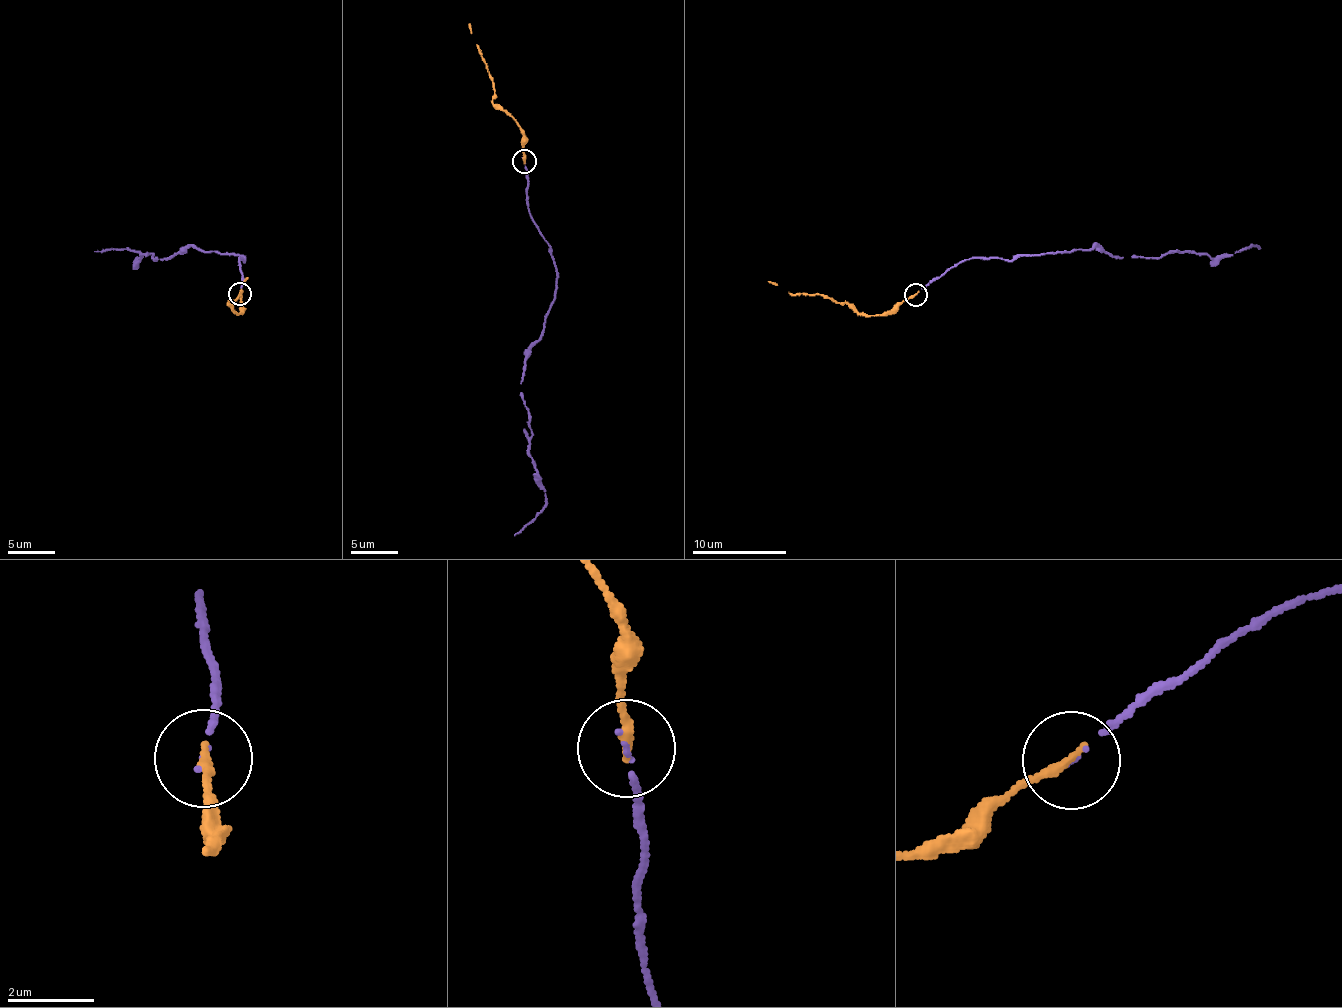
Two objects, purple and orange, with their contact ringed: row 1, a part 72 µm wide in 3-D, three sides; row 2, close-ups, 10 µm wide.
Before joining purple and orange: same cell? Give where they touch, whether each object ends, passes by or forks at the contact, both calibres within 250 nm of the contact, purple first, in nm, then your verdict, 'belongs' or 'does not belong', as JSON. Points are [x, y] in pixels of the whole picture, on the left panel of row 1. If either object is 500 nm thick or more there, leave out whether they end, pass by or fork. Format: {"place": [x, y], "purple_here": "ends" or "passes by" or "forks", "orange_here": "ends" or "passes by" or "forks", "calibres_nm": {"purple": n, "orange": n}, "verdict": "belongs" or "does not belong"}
{"place": [240, 293], "purple_here": "ends", "orange_here": "ends", "calibres_nm": {"purple": 70, "orange": 200}, "verdict": "belongs"}

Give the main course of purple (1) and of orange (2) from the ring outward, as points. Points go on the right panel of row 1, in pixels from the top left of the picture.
1: (915, 295), (971, 257), (1007, 260), (1097, 244), (1123, 257), (1220, 257), (1260, 249)
2: (915, 295), (882, 314), (861, 316), (846, 304), (818, 295), (792, 295), (769, 281)

